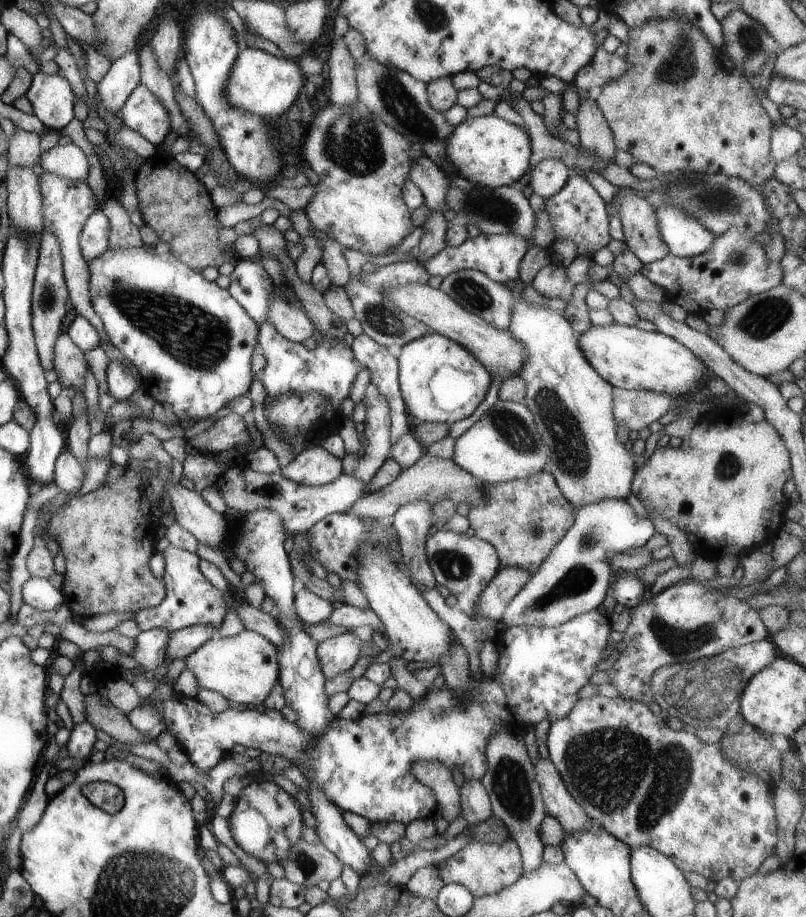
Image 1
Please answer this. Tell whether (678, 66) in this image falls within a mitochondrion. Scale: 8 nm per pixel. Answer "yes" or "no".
yes

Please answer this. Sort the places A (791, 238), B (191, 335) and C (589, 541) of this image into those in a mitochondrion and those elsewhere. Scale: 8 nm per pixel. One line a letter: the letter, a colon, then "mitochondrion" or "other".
A: other
B: mitochondrion
C: mitochondrion

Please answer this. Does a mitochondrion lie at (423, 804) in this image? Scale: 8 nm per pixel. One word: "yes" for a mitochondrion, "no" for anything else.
no

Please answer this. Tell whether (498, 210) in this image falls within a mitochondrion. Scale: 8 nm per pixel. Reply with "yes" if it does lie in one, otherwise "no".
yes

